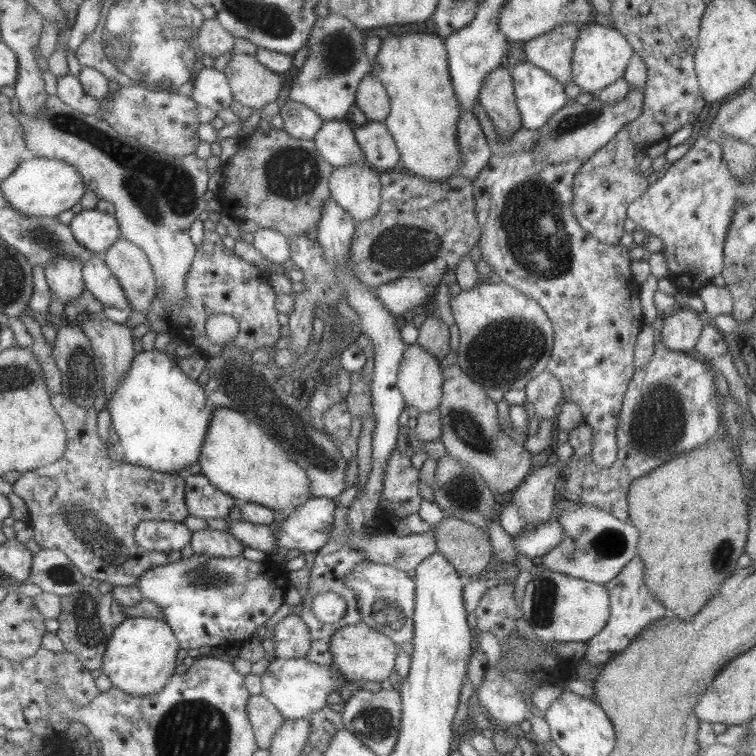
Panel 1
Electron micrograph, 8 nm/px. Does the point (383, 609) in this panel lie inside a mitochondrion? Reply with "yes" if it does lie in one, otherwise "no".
yes

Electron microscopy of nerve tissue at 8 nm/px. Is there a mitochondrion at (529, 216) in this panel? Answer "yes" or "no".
yes

